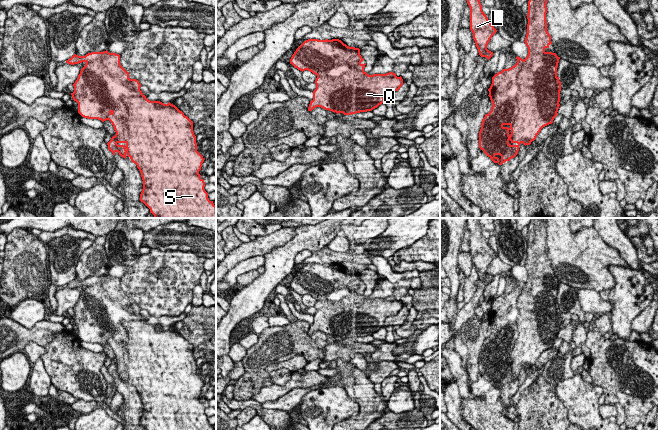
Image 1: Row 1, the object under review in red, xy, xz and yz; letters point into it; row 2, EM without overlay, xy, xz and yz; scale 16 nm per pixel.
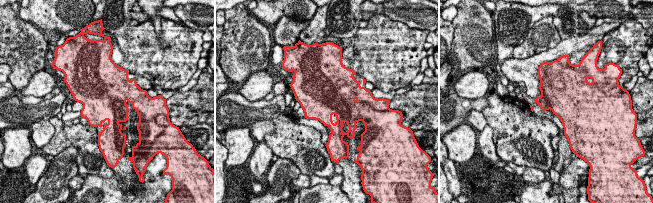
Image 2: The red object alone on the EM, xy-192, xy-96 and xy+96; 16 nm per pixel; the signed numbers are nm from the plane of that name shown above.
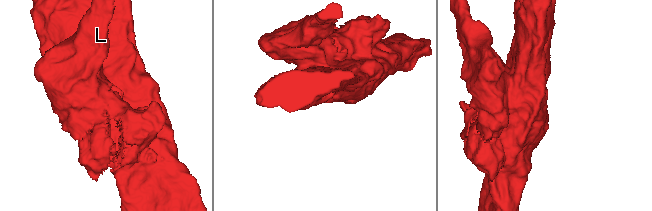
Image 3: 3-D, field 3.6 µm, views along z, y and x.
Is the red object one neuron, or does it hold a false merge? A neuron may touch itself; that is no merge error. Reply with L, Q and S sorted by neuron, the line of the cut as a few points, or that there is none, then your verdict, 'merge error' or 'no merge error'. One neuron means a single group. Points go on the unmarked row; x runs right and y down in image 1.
L / Q S | yz (524, 284), (515, 305), (517, 319), (510, 334), (510, 352) | merge error

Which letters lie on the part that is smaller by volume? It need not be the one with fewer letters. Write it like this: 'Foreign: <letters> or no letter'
Foreign: L

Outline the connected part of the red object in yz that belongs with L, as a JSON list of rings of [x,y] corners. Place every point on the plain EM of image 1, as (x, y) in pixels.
[[[467,218],[466,221],[470,232],[470,254],[473,257],[473,263],[479,279],[489,284],[493,280],[493,276],[487,273],[487,269],[497,254],[482,235],[479,219],[480,218]]]

